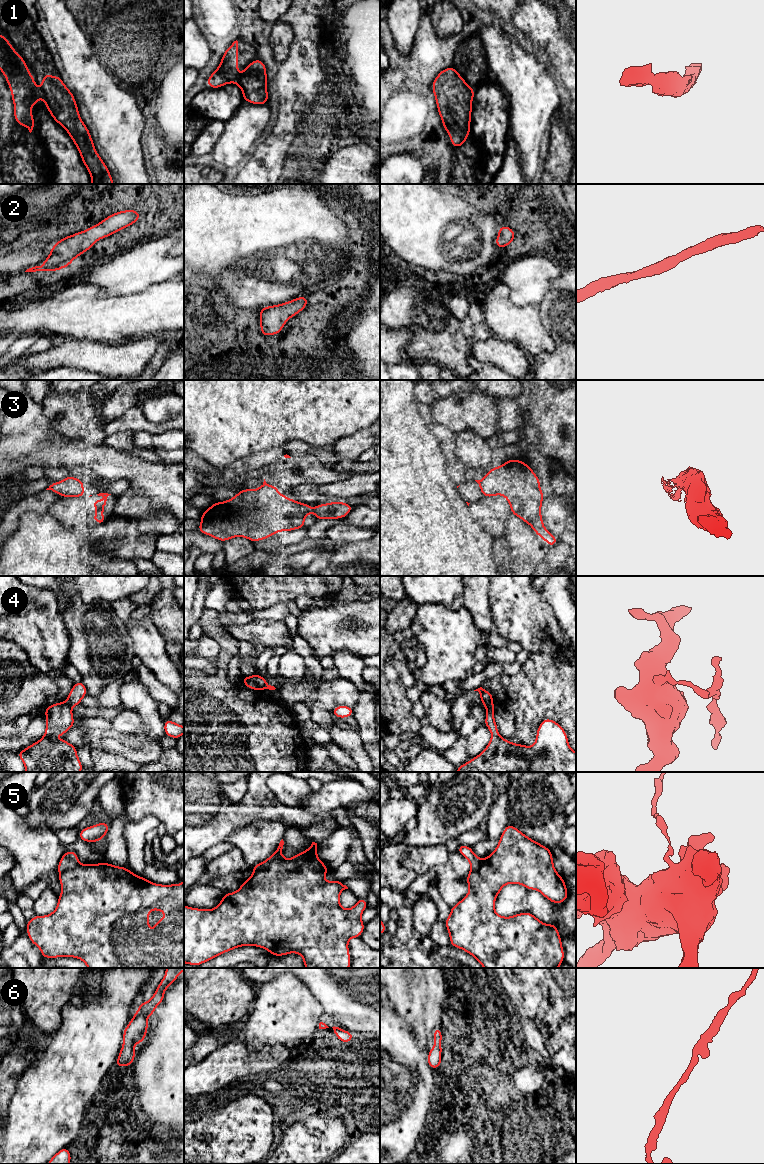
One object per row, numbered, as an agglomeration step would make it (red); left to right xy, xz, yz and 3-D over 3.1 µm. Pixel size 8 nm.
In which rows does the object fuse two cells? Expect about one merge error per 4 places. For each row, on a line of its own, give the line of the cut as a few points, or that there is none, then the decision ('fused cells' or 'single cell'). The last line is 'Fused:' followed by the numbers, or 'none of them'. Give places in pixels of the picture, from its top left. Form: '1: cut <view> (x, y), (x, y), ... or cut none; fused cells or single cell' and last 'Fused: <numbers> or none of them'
1: cut none; single cell
2: cut none; single cell
3: cut xy (70, 477), (71, 484), (69, 489), (65, 492), (57, 493); fused cells
4: cut yz (484, 703), (492, 706); fused cells
5: cut none; single cell
6: cut none; single cell
Fused: 3, 4

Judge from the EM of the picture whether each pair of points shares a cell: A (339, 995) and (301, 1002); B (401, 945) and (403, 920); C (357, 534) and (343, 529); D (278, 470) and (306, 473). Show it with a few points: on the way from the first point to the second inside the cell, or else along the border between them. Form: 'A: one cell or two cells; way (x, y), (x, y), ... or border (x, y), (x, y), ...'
A: two cells; border (301, 980), (319, 1003), (324, 1013)
B: one cell; way (403, 939), (403, 926)
C: one cell; way (354, 534), (346, 532)
D: one cell; way (285, 470), (299, 476)

